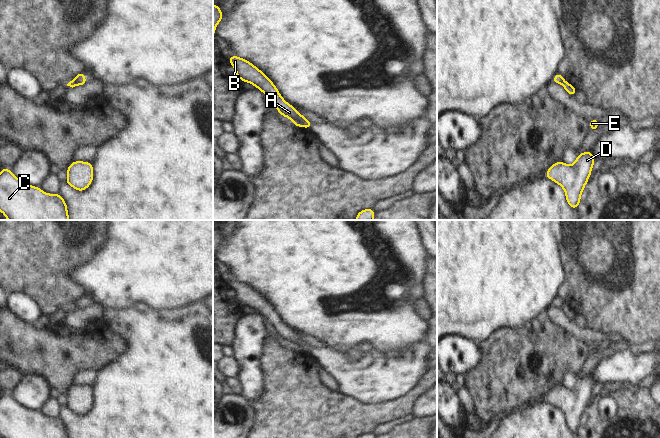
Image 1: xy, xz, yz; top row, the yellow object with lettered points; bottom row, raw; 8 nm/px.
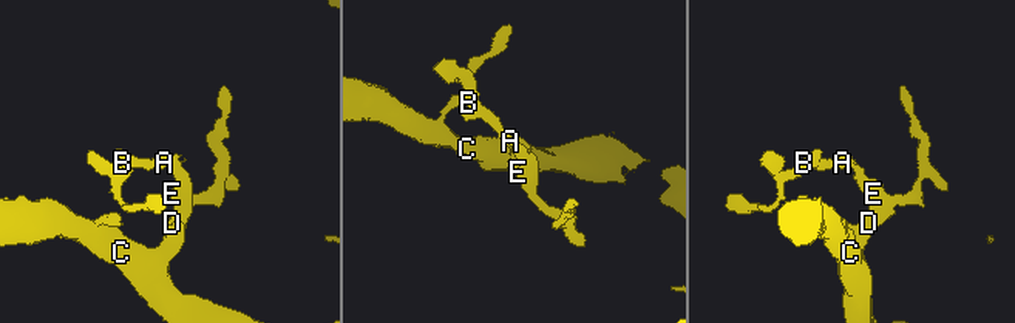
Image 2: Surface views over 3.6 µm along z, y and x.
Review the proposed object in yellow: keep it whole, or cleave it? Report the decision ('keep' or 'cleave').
cleave

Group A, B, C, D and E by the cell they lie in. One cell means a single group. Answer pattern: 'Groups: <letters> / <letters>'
Groups: A B / C D E.

